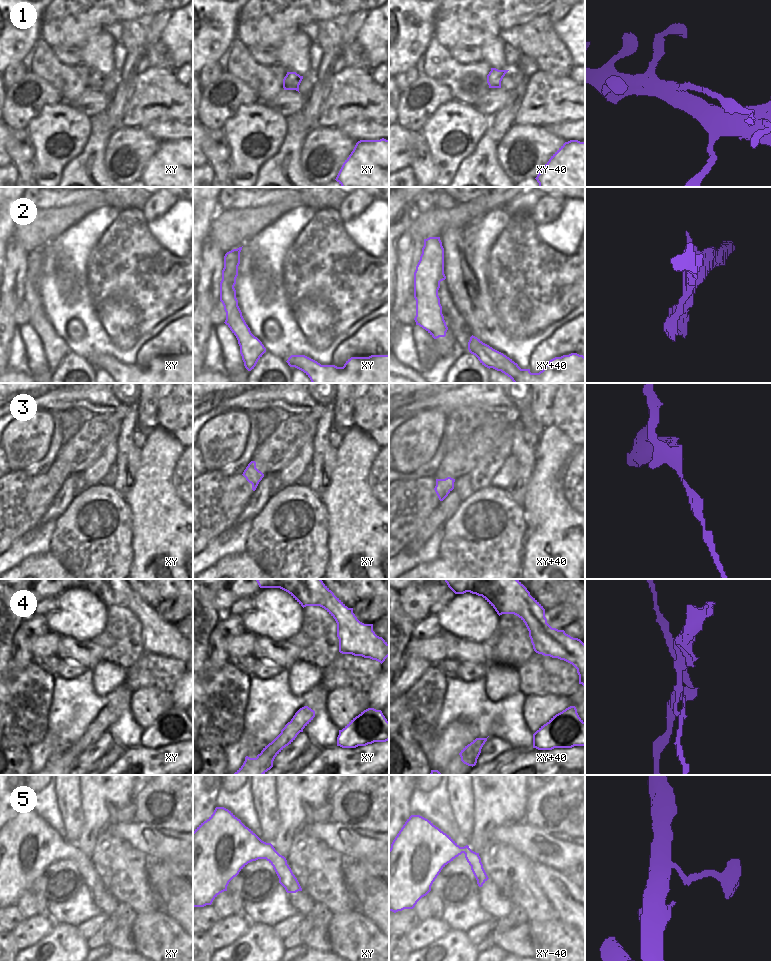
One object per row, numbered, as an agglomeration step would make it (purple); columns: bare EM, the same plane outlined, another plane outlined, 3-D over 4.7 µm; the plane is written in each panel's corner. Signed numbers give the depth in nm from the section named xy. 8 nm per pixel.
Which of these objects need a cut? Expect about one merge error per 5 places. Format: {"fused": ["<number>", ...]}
{"fused": ["1", "4"]}

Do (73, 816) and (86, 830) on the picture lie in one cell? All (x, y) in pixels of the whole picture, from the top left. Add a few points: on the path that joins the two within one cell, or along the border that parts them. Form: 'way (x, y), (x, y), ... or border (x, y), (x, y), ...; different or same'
border (81, 803), (82, 827), (74, 842); different

